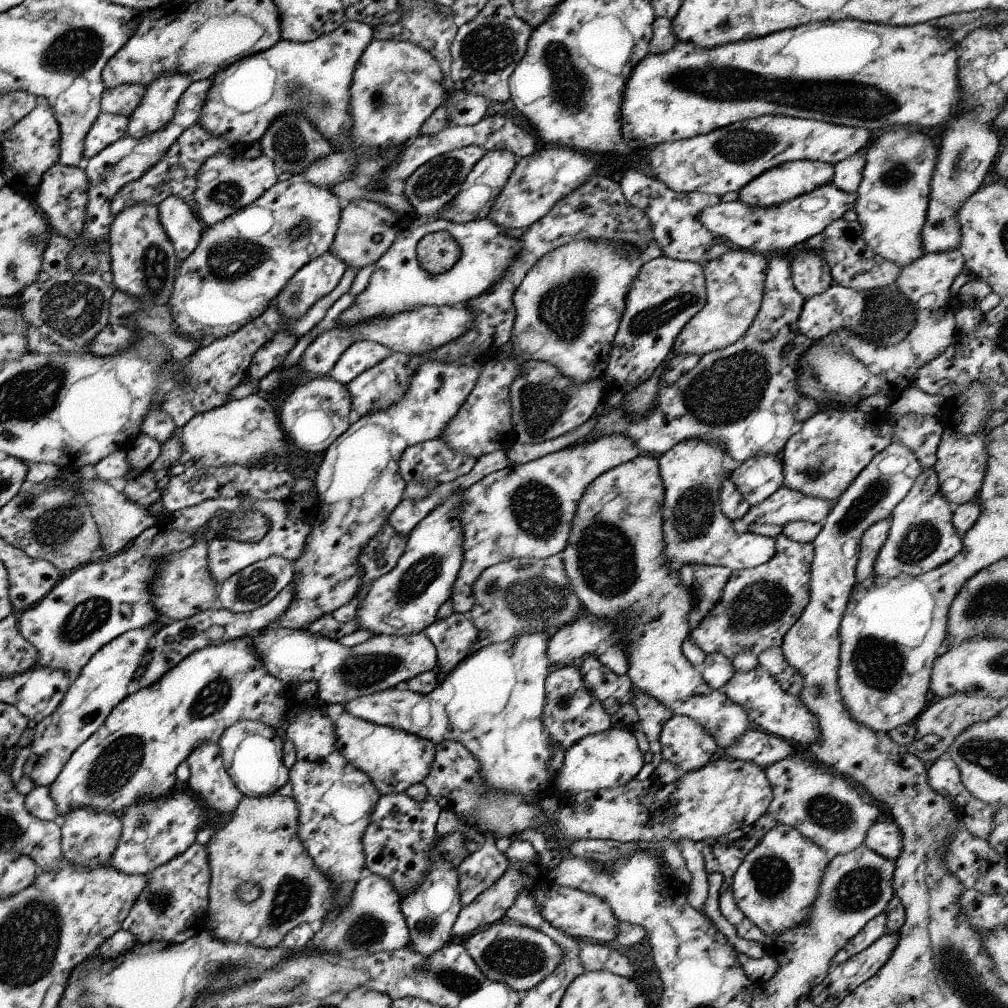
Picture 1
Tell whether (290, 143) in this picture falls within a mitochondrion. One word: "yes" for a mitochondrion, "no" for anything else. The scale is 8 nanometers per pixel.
yes

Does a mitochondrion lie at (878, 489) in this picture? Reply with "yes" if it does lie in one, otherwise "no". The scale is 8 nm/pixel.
yes

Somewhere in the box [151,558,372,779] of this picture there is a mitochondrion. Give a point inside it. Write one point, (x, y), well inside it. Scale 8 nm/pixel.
(212, 698)

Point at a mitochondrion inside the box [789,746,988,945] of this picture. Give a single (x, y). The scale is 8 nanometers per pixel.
(858, 890)

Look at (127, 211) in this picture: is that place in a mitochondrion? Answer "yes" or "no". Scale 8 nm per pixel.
no

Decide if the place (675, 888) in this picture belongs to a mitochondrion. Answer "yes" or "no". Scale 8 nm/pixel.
no

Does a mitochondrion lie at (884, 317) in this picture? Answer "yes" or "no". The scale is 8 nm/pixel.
yes

